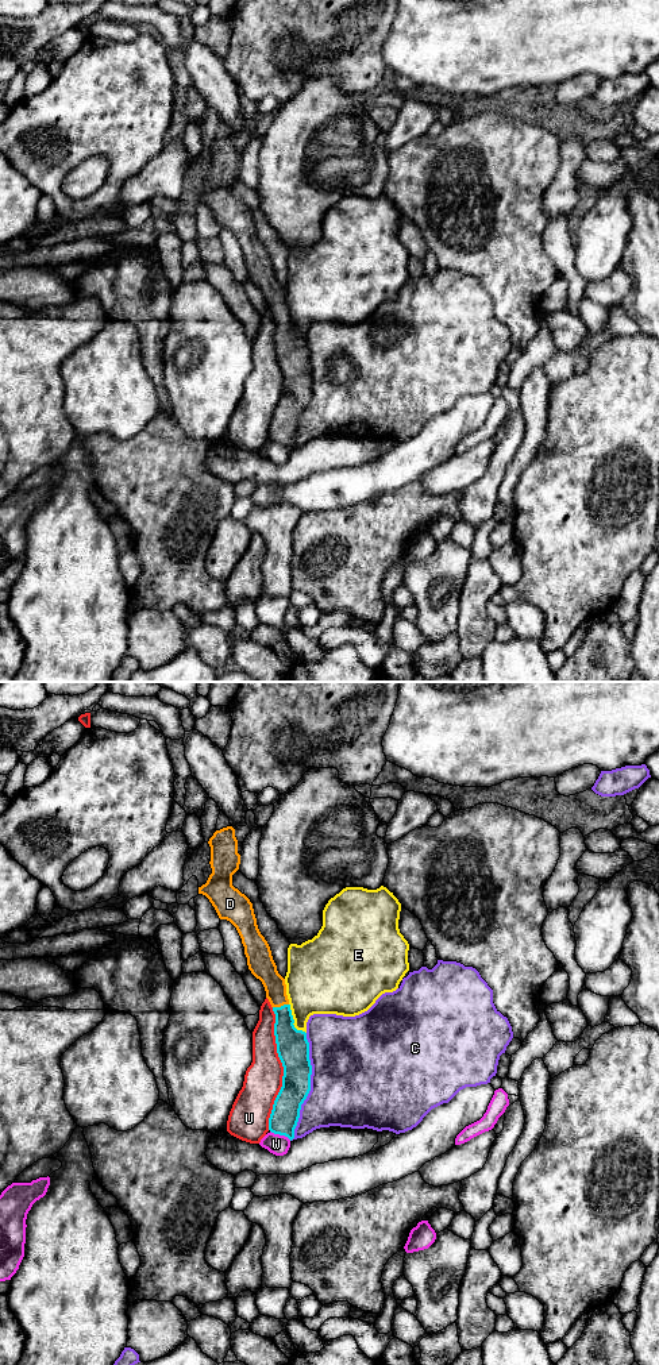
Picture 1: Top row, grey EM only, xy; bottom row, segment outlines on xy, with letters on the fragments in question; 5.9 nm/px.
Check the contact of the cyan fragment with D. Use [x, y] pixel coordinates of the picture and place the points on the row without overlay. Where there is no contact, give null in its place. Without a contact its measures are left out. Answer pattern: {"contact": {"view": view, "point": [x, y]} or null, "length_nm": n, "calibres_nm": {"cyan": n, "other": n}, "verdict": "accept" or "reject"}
{"contact": {"view": "xy", "point": [280, 316]}, "length_nm": 100, "calibres_nm": {"cyan": 190, "other": 140}, "verdict": "accept"}

